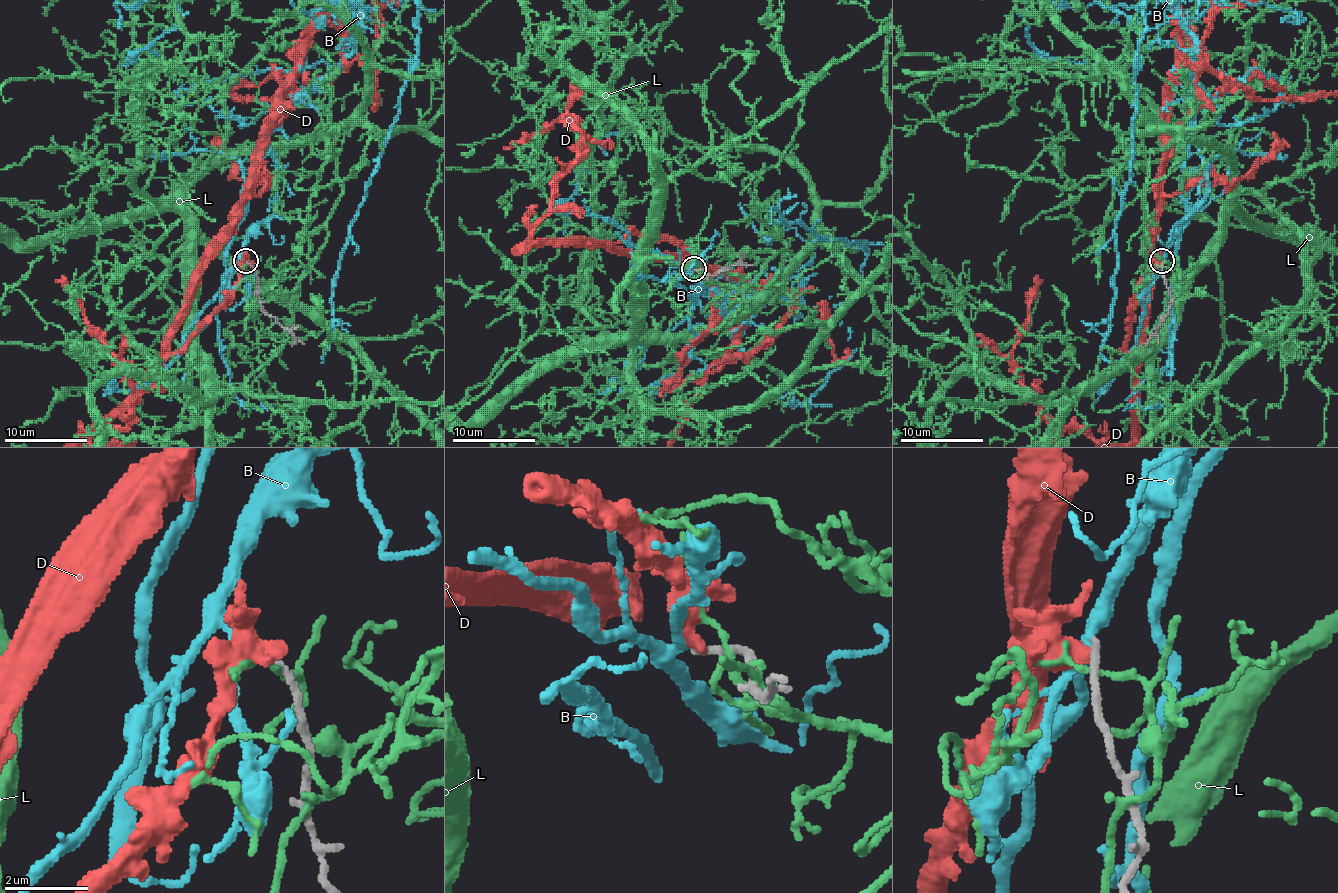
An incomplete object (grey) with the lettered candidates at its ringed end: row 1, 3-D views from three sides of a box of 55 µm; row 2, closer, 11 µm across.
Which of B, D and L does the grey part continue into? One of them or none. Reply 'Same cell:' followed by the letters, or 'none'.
Same cell: B

